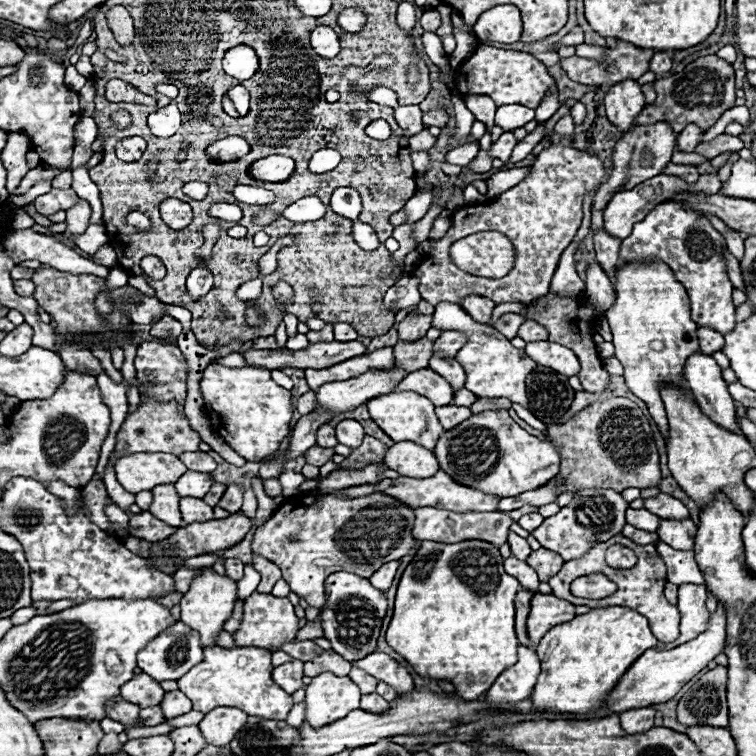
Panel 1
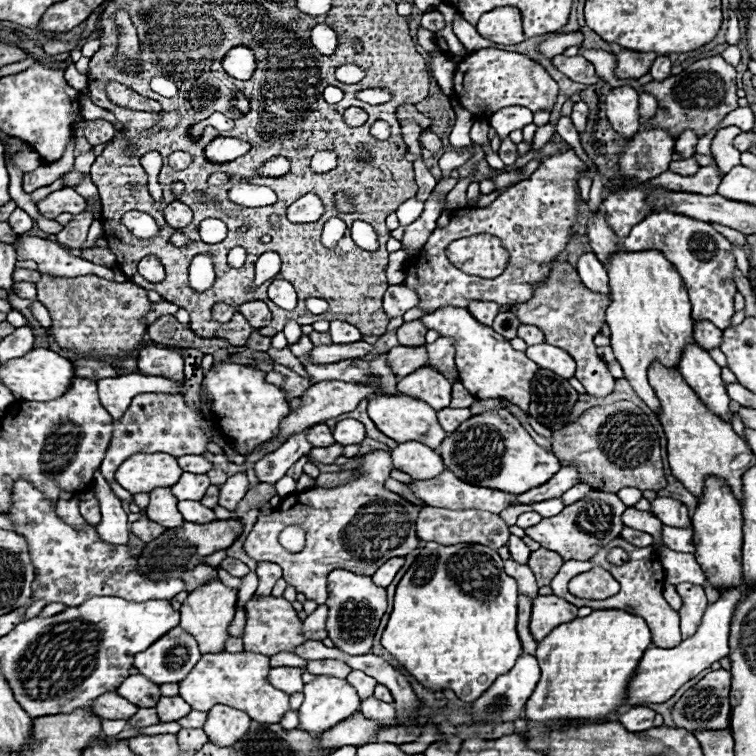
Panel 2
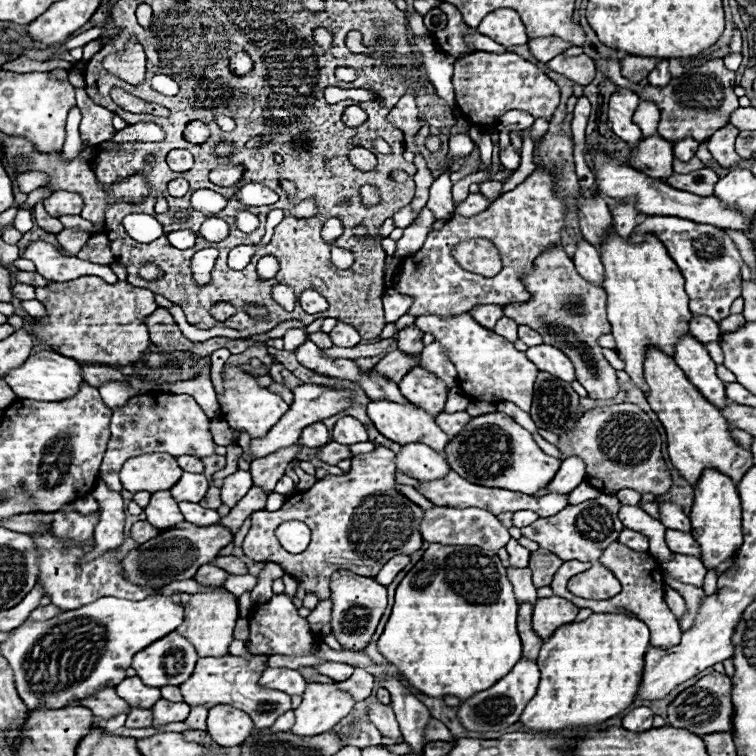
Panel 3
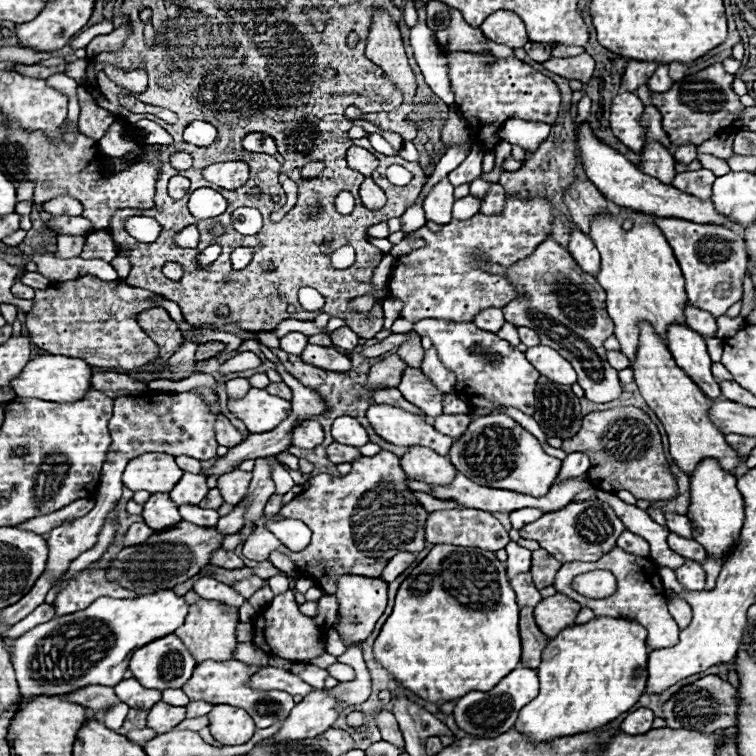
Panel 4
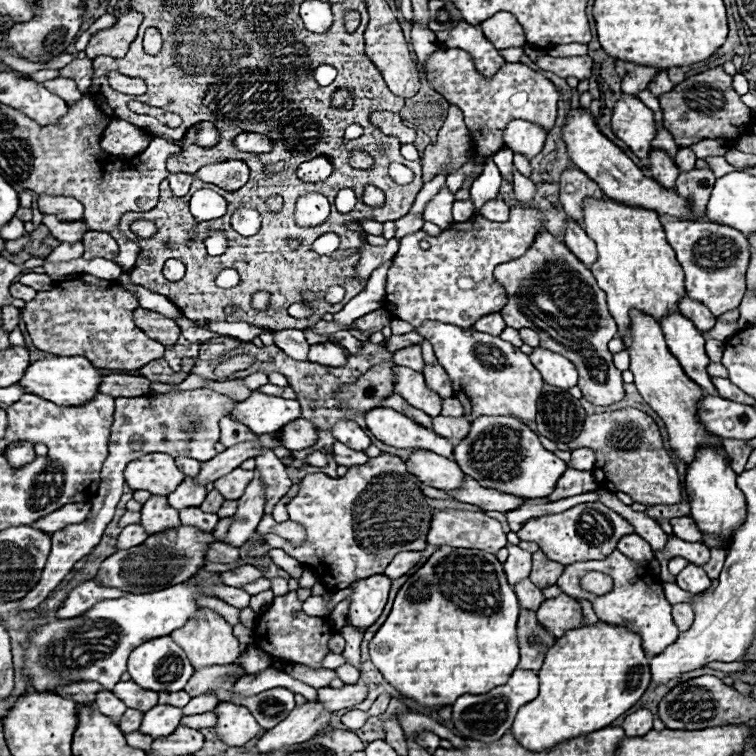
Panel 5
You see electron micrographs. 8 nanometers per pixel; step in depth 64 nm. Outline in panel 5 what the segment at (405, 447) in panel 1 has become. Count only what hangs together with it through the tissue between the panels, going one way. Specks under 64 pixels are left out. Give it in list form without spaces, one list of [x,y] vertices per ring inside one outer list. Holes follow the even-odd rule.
[[[414,450],[408,460],[406,460],[406,468],[412,476],[416,476],[420,482],[434,486],[438,490],[450,490],[450,488],[458,488],[458,484],[462,482],[462,470],[458,468],[458,464],[454,464],[454,460],[438,456],[430,450]]]

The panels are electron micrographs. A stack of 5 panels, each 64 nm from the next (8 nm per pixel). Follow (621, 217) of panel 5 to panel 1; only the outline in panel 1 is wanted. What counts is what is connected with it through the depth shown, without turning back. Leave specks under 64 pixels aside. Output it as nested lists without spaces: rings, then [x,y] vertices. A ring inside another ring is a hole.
[[[628,262],[622,264],[616,272],[616,302],[608,312],[608,322],[610,322],[610,330],[614,334],[614,348],[616,348],[616,358],[621,362],[624,369],[624,380],[626,386],[640,398],[646,402],[654,422],[658,424],[660,432],[664,434],[664,438],[668,438],[668,422],[666,422],[666,410],[664,410],[664,402],[662,402],[662,388],[672,386],[672,388],[684,388],[686,386],[686,378],[684,378],[684,366],[686,360],[698,352],[698,326],[690,320],[690,306],[688,306],[688,296],[686,290],[682,288],[682,284],[678,284],[674,280],[674,274],[670,272],[670,268],[666,264],[660,262]]]

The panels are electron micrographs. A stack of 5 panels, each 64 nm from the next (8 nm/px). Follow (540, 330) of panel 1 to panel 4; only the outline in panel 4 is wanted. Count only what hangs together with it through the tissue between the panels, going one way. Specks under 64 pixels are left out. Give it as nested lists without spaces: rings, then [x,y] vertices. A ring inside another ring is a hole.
[[[520,326],[520,328],[518,328],[518,334],[520,334],[520,342],[526,344],[526,346],[536,346],[536,344],[540,344],[540,338],[538,338],[538,334],[536,334],[532,328]]]

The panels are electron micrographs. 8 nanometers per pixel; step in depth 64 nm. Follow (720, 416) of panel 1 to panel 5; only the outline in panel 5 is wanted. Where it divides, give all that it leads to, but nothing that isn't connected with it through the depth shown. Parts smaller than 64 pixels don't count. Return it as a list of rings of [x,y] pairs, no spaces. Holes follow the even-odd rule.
[[[680,312],[670,314],[660,324],[662,324],[662,332],[664,332],[668,348],[676,356],[676,360],[680,362],[684,372],[700,388],[704,388],[708,394],[714,396],[716,388],[706,370],[710,364],[710,358],[706,356],[706,350],[704,350],[706,340],[704,340],[702,332],[698,332],[694,328],[694,324],[690,324],[690,320],[686,320]]]

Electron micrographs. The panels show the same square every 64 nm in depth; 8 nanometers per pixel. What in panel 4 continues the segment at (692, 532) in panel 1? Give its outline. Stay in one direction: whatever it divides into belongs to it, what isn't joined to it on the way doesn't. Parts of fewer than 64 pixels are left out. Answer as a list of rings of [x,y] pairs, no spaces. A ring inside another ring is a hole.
[[[670,532],[668,546],[670,546],[670,550],[674,550],[676,554],[680,554],[684,558],[692,558],[692,560],[700,560],[700,562],[706,560],[706,550],[692,538],[682,538],[682,536]]]

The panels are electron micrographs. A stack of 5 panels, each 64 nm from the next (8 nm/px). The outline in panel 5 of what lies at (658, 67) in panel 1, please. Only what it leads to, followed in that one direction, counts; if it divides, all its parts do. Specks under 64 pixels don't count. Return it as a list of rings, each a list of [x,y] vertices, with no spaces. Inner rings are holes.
[[[658,70],[658,74],[654,76],[654,80],[648,84],[648,90],[654,94],[654,96],[660,96],[664,92],[670,92],[674,88],[674,84],[668,80],[668,74],[666,70]]]

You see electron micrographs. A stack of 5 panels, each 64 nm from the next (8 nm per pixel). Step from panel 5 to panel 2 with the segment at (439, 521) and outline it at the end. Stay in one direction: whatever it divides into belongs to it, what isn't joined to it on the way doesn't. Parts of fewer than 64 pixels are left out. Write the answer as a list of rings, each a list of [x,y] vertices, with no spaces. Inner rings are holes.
[[[424,506],[420,508],[416,520],[416,536],[424,542],[438,542],[444,546],[476,542],[476,544],[486,544],[490,548],[500,548],[506,546],[510,532],[508,532],[508,524],[500,518],[500,514],[492,514],[484,510],[448,510],[448,508]]]

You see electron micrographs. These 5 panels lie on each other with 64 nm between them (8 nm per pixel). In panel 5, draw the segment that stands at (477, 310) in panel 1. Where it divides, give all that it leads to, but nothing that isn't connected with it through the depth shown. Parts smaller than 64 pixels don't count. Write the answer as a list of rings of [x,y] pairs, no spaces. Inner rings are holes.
[[[492,312],[492,314],[482,316],[482,318],[474,324],[474,328],[476,328],[478,332],[486,332],[486,334],[498,336],[498,334],[506,328],[506,324],[504,324],[504,320],[502,320],[500,312]]]

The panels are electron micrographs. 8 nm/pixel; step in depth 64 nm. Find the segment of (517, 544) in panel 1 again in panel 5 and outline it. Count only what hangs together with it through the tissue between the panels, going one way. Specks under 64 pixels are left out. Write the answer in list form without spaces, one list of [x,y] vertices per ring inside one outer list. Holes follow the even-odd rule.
[[[508,544],[508,560],[504,562],[504,572],[506,572],[506,578],[510,584],[516,584],[518,580],[526,578],[530,574],[530,552],[514,546],[514,544]]]

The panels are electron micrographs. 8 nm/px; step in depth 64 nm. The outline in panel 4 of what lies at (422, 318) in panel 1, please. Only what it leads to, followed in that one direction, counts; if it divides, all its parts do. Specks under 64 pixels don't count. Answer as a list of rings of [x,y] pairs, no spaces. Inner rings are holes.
[[[412,330],[412,332],[408,332],[406,336],[408,336],[408,338],[398,346],[398,356],[400,356],[402,360],[406,360],[408,366],[418,368],[418,364],[422,362],[422,352],[424,352],[424,348],[422,348],[422,344],[420,344],[420,334],[416,334],[416,332]]]

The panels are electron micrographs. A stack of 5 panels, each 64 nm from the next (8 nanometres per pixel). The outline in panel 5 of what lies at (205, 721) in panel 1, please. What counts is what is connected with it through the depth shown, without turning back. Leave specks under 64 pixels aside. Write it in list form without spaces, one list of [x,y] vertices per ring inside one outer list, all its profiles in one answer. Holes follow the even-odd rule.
[[[220,702],[216,708],[216,734],[222,742],[228,746],[244,746],[248,740],[252,740],[262,728],[258,728],[258,722],[244,706],[238,704],[226,704]]]

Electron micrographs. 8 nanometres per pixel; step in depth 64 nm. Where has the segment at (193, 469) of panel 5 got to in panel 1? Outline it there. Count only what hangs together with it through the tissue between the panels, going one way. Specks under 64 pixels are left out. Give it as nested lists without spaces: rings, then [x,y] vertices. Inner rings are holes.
[[[184,452],[180,460],[196,472],[212,472],[216,468],[216,462],[206,452]]]

